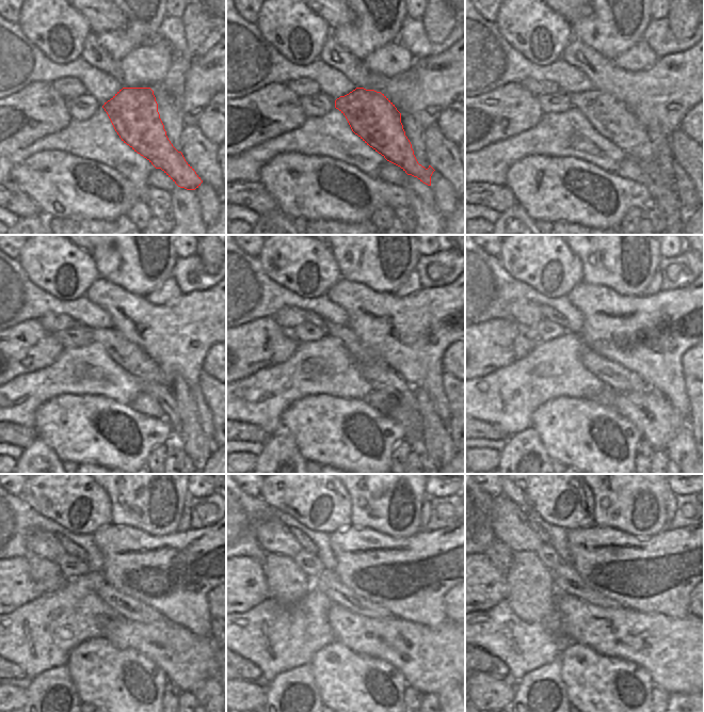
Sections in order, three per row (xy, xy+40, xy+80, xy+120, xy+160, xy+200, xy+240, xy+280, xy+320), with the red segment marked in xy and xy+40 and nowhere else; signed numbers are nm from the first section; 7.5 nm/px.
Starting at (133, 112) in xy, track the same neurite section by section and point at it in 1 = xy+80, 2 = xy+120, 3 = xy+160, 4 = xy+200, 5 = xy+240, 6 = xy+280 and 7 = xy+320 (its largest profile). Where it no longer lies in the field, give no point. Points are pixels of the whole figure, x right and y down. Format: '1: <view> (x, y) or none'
1: xy+80 (610, 116)
2: xy+120 (131, 358)
3: xy+160 (363, 354)
4: xy+200 (547, 312)
5: xy+240 (67, 544)
6: xy+280 (303, 540)
7: xy+320 (537, 528)

